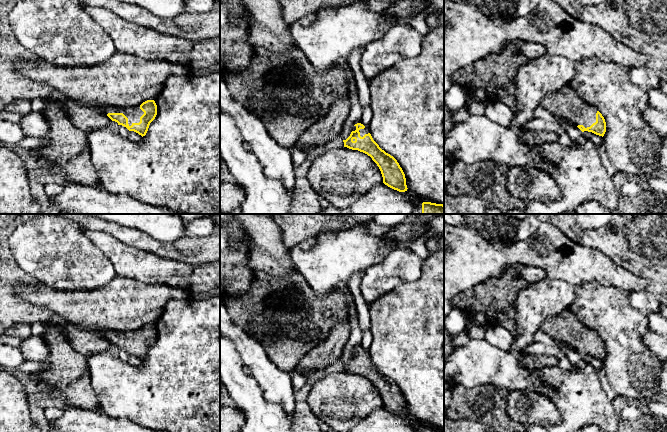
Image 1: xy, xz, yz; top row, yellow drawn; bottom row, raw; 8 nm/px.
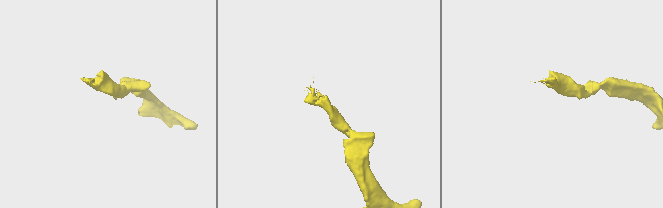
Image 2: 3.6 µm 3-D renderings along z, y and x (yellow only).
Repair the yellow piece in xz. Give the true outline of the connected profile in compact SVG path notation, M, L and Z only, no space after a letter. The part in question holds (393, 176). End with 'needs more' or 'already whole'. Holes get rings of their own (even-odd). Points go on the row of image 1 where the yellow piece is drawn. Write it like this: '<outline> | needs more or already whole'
M361 121L354 126L356 130L343 140L344 147L370 156L379 167L385 185L399 192L407 191L405 174L397 160L379 147L373 140L369 128L365 127Z | needs more

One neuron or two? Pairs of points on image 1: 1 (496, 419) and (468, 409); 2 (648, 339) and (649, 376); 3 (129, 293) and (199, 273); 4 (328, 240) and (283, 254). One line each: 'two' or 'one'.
1: one
2: two
3: two
4: two

